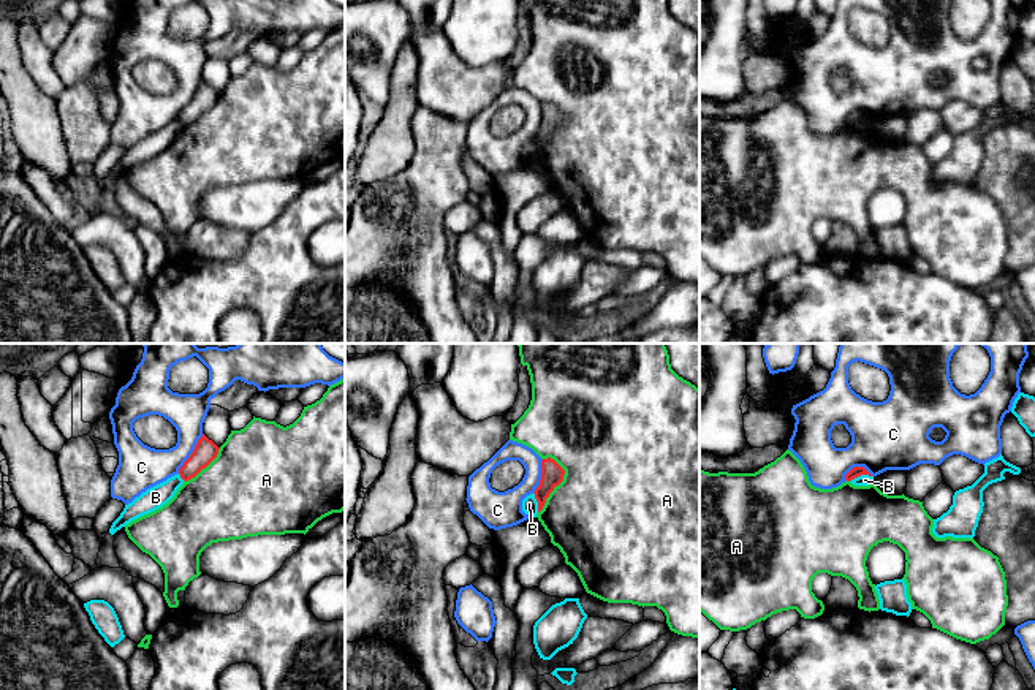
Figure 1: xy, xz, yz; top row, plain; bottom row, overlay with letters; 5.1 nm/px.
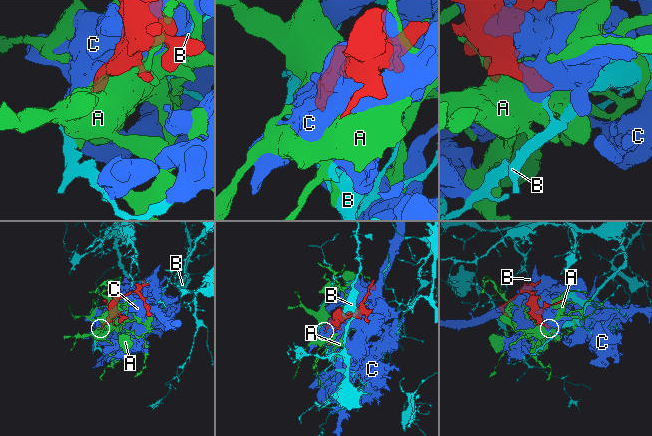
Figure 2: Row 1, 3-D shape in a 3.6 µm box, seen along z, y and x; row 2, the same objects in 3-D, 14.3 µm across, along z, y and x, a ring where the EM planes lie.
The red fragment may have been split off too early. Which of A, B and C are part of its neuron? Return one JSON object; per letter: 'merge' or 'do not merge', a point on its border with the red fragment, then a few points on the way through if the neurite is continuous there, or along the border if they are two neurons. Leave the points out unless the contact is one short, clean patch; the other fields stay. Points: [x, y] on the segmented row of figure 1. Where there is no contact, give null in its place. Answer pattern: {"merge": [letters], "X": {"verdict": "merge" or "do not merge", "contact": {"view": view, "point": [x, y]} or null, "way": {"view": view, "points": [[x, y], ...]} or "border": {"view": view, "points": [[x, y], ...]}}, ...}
{"merge": [], "A": {"verdict": "do not merge", "contact": {"view": "xz", "point": [557, 485]}}, "B": {"verdict": "do not merge", "contact": {"view": "yz", "point": [860, 475]}, "border": {"view": "yz", "points": [[871, 475], [858, 475], [850, 481]]}}, "C": {"verdict": "do not merge", "contact": {"view": "xy", "point": [192, 453]}}}

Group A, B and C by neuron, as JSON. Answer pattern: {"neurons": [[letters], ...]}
{"neurons": [["A"], ["B"], ["C"]]}

